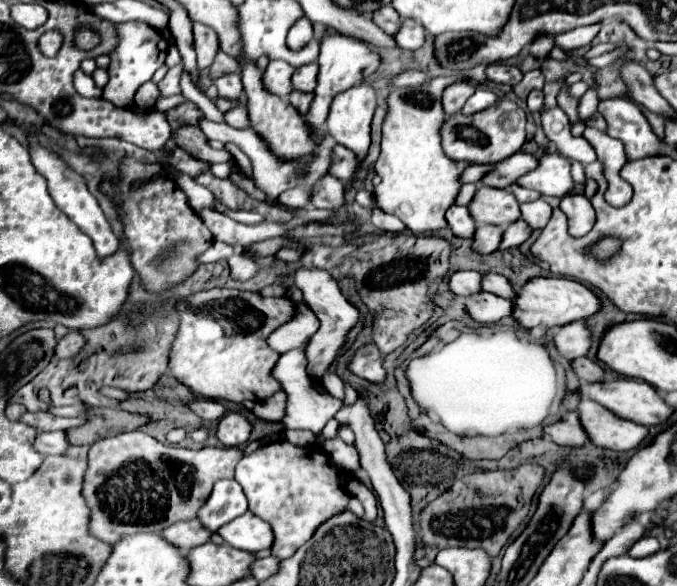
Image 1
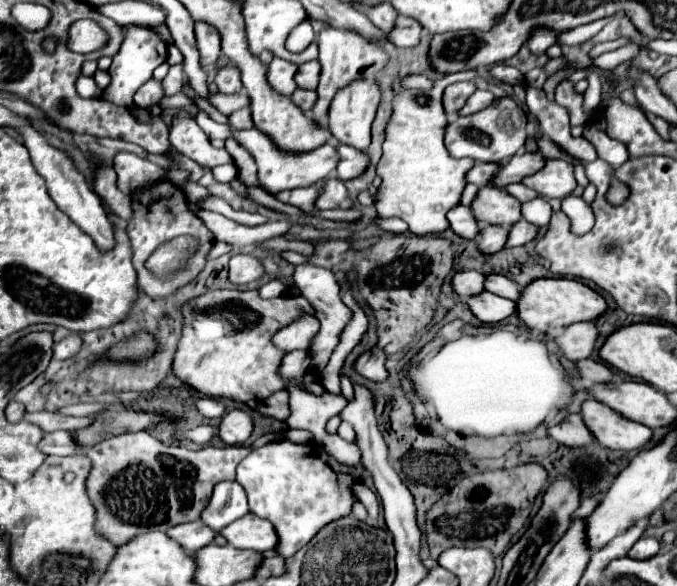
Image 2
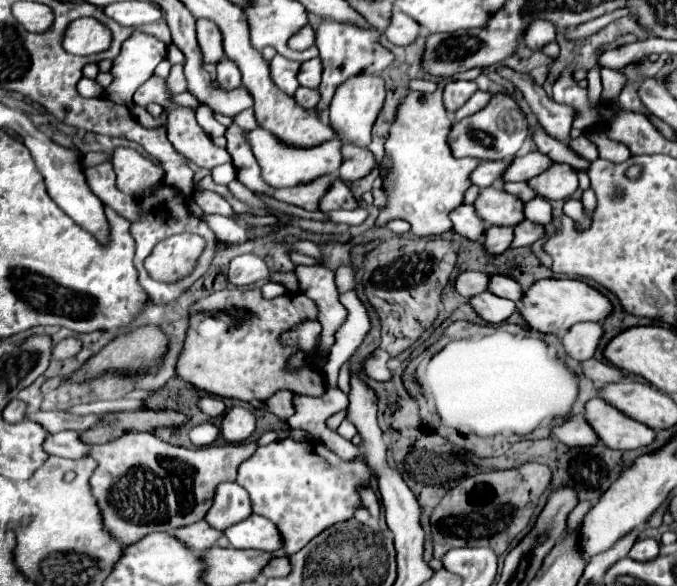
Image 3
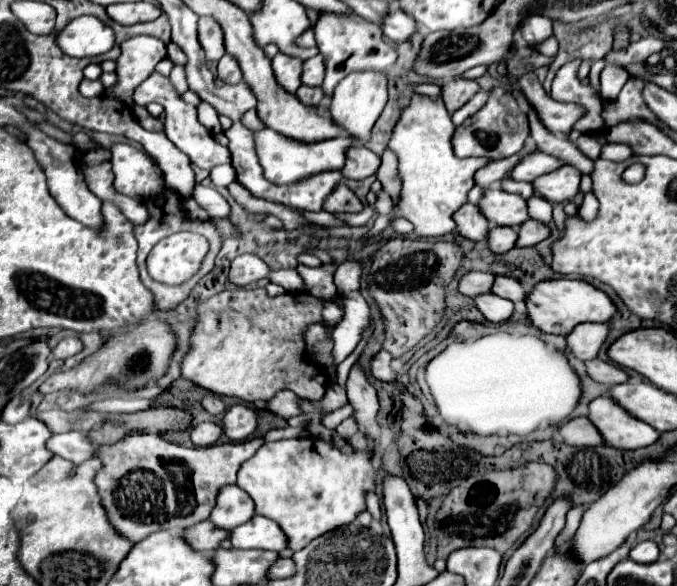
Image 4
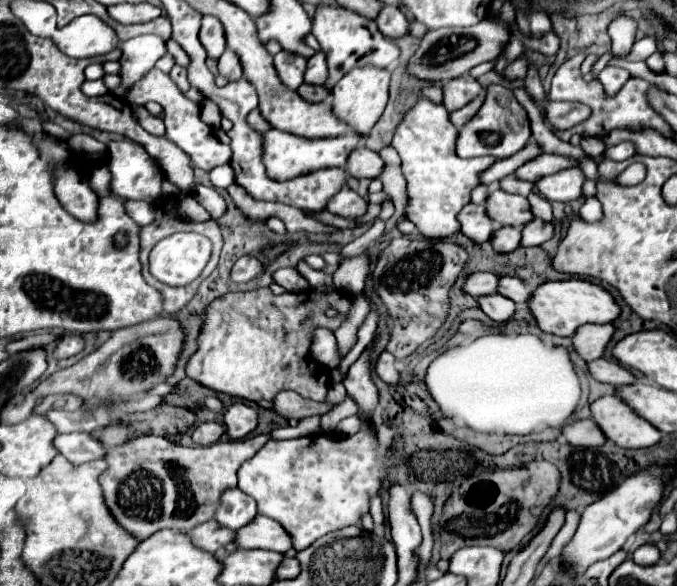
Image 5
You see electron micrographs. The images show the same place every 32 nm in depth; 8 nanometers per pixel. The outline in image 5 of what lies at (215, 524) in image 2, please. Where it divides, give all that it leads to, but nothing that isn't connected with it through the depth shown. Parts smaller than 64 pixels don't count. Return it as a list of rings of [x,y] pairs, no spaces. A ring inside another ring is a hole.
[[[228,488],[220,496],[220,506],[216,508],[214,520],[224,528],[242,528],[256,516],[256,502],[244,494],[240,488]]]

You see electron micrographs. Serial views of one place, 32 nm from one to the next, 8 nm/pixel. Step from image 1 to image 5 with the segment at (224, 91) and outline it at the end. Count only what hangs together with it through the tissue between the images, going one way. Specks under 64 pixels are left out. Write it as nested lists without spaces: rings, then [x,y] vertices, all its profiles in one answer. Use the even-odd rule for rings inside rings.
[[[226,50],[220,60],[218,60],[218,72],[220,76],[224,76],[228,82],[236,82],[242,78],[242,66],[240,66],[240,60],[234,52]]]

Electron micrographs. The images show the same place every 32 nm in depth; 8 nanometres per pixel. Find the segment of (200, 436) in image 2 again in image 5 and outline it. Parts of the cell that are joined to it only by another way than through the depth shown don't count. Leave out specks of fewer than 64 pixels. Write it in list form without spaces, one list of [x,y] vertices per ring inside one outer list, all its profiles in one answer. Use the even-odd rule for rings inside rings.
[[[242,402],[232,404],[226,410],[226,434],[236,442],[213,444],[219,441],[225,427],[216,422],[206,422],[193,429],[192,440],[198,444],[194,448],[184,448],[181,444],[154,434],[136,436],[120,446],[108,448],[104,456],[108,468],[100,474],[98,482],[112,518],[120,528],[138,540],[144,540],[164,528],[192,530],[194,526],[212,520],[214,510],[220,504],[220,494],[226,488],[236,486],[236,472],[242,462],[258,452],[260,446],[268,440],[268,436],[246,438],[256,428],[256,418],[256,410]]]

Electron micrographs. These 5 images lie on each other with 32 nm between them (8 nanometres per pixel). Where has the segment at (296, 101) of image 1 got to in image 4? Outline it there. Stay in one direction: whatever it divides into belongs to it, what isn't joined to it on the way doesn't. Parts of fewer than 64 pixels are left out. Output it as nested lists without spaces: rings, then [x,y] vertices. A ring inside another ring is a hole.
[[[300,86],[296,90],[296,98],[304,104],[304,106],[318,106],[322,100],[322,92],[320,88],[308,88],[308,86]]]

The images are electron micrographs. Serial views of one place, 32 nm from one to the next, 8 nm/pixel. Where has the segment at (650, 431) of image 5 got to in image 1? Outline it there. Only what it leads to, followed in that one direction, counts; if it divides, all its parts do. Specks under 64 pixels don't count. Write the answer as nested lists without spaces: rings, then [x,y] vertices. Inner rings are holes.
[[[580,400],[578,414],[584,432],[588,434],[588,440],[600,448],[608,450],[638,448],[648,434],[646,426],[618,418],[610,410],[602,408],[592,400]]]

